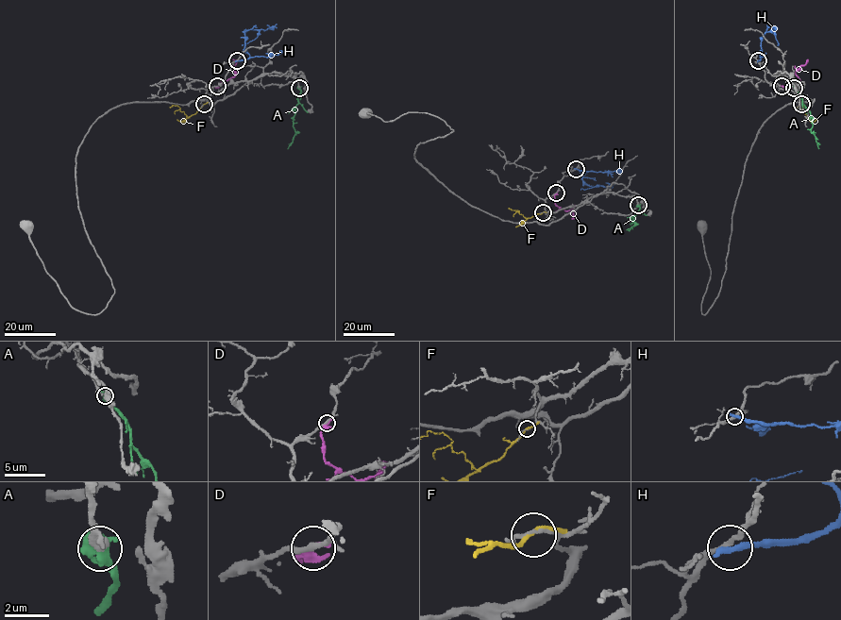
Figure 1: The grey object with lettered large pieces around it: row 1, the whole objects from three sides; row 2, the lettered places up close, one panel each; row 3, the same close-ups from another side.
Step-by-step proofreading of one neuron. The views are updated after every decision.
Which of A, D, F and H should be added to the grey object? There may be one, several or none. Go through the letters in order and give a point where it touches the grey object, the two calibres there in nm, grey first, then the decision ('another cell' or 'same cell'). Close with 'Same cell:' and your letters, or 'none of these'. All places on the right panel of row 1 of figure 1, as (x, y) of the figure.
A: (794, 88) | 280/600 nm | same cell
D: (782, 86) | 240/300 nm | another cell
F: (801, 104) | 120/190 nm | another cell
H: (758, 60) | 200/320 nm | another cell
Same cell: A

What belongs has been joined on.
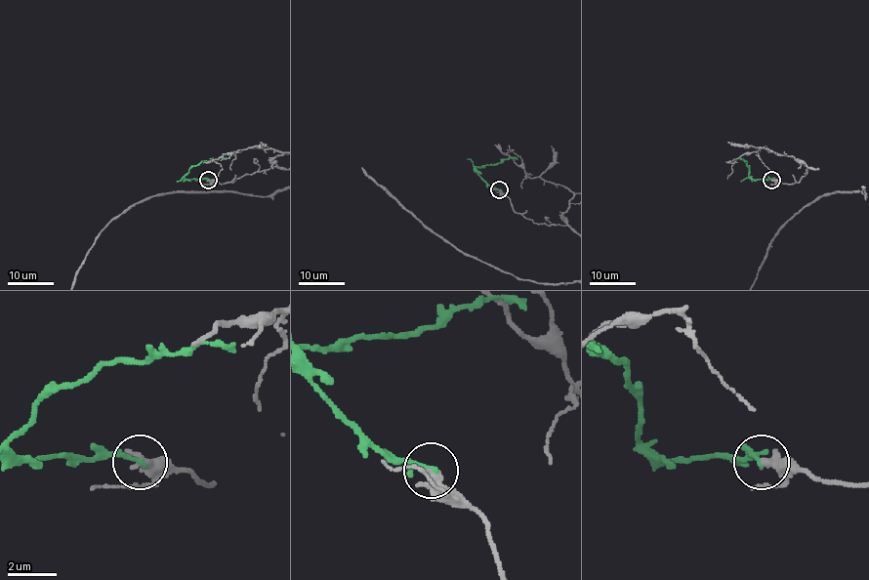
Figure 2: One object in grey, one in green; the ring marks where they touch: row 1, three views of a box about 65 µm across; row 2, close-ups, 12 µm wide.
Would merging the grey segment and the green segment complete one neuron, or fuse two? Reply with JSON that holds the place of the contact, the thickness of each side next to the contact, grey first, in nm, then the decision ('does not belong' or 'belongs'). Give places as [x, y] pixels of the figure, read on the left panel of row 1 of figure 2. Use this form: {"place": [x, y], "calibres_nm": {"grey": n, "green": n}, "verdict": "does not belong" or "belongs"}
{"place": [208, 180], "calibres_nm": {"grey": 440, "green": 200}, "verdict": "does not belong"}

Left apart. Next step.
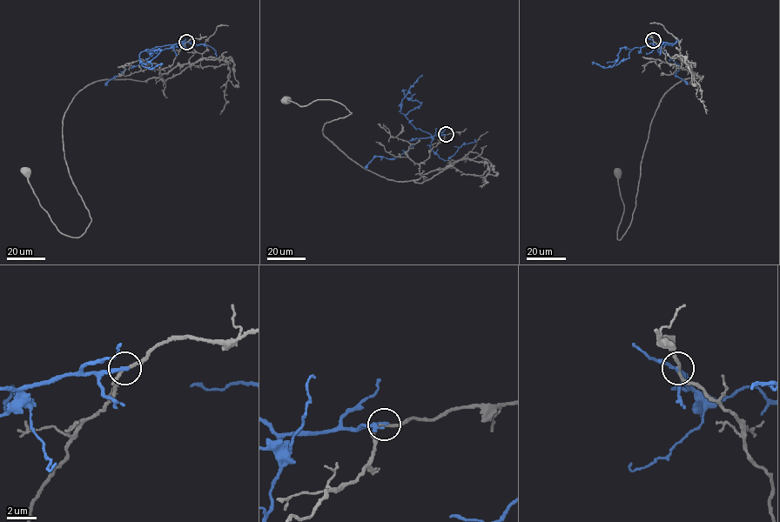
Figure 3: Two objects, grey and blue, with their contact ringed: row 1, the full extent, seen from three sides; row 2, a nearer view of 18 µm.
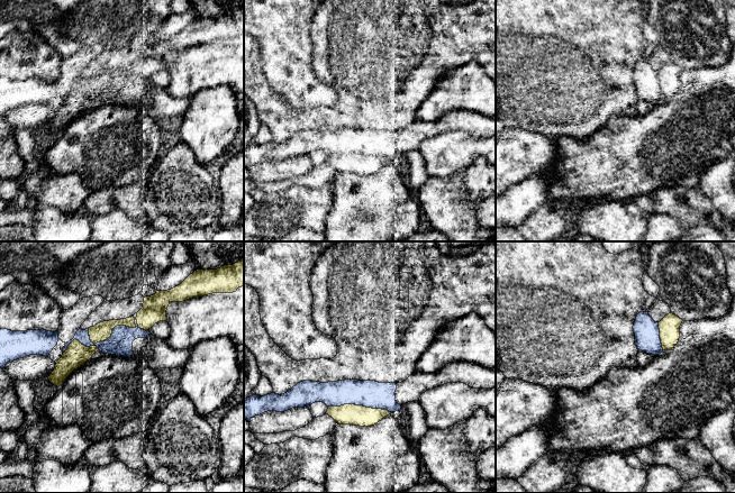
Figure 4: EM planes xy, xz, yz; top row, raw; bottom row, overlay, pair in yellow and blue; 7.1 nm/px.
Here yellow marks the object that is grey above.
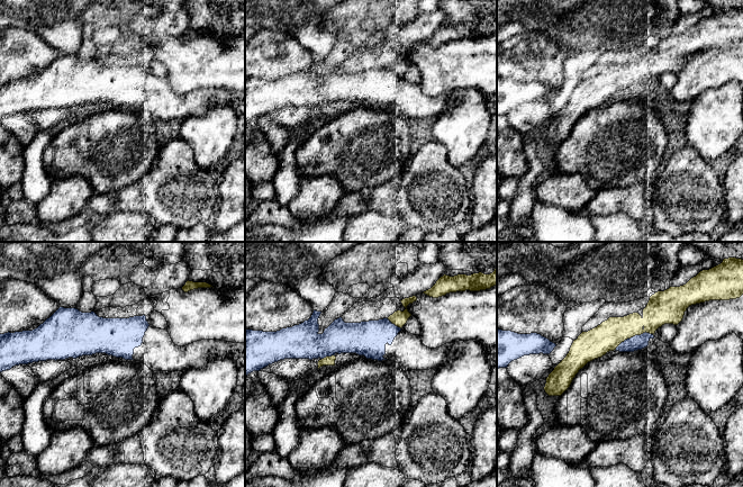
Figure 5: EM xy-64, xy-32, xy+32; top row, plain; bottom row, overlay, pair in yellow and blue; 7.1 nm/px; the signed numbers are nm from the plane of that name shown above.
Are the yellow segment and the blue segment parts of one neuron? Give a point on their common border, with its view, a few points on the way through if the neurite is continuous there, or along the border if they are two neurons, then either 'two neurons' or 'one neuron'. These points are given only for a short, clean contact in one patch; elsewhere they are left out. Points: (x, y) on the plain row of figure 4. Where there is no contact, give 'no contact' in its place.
xy (106, 88) | two neurons

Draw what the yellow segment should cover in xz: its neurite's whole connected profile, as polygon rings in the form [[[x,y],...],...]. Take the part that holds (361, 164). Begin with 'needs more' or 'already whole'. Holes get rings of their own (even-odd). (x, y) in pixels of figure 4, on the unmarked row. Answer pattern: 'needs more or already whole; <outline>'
already whole; [[[344,153],[341,155],[328,155],[326,163],[332,165],[338,173],[353,173],[371,175],[381,170],[391,161],[382,157],[372,157],[363,154]]]

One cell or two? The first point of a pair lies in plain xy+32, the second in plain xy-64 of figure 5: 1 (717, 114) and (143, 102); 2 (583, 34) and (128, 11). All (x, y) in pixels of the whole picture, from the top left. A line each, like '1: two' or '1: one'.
1: one
2: one

